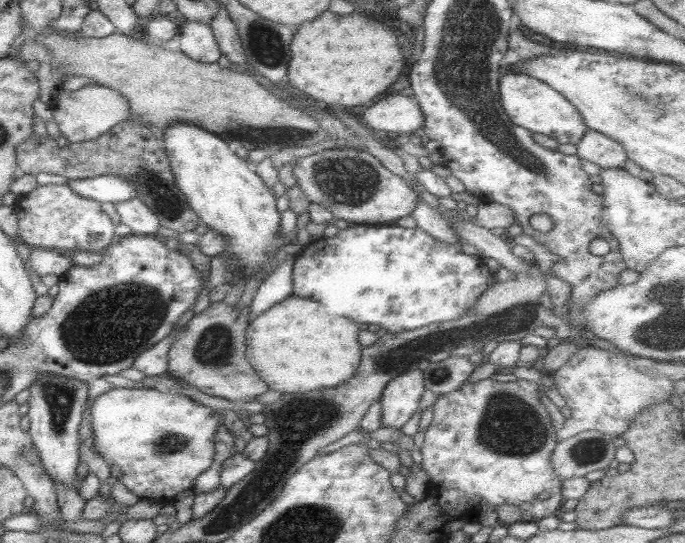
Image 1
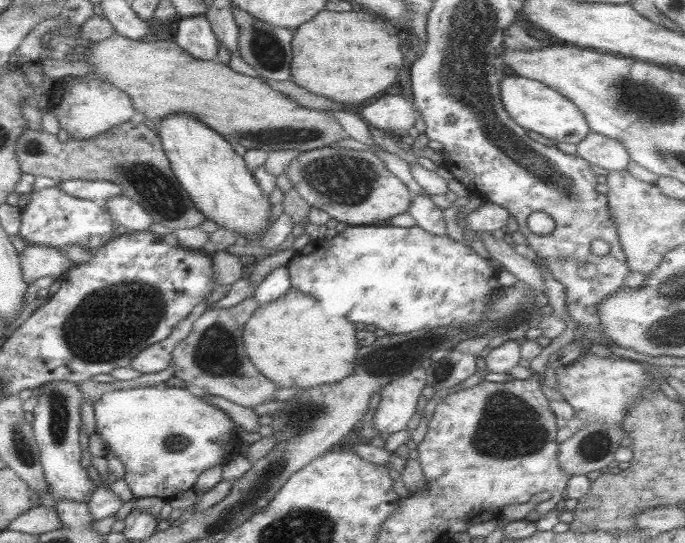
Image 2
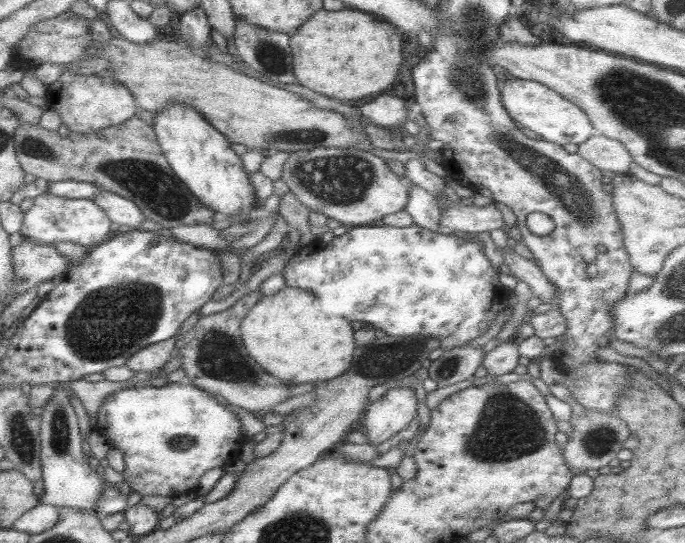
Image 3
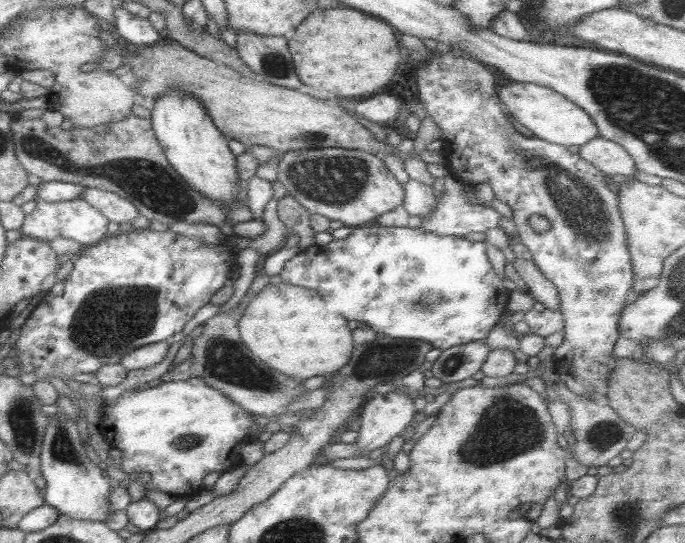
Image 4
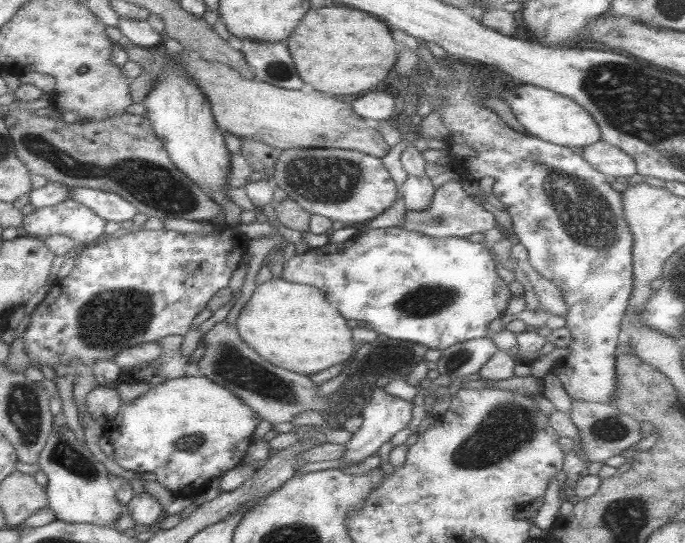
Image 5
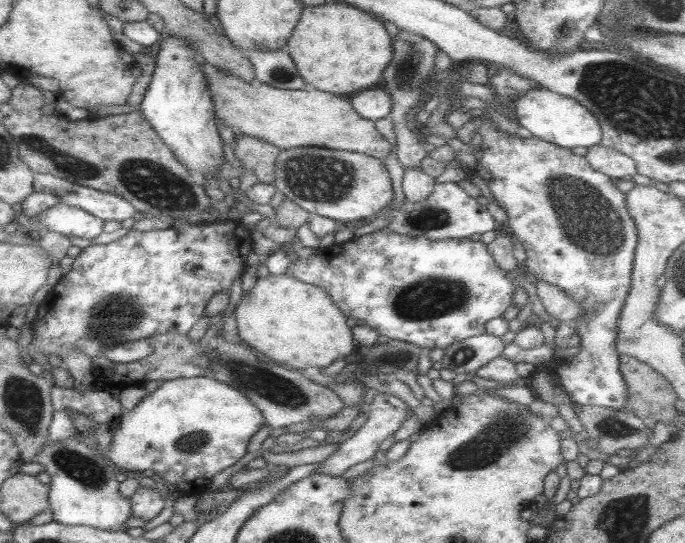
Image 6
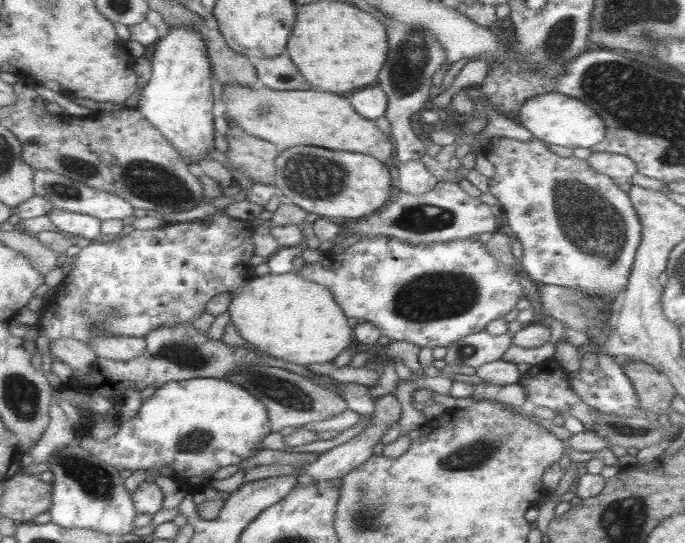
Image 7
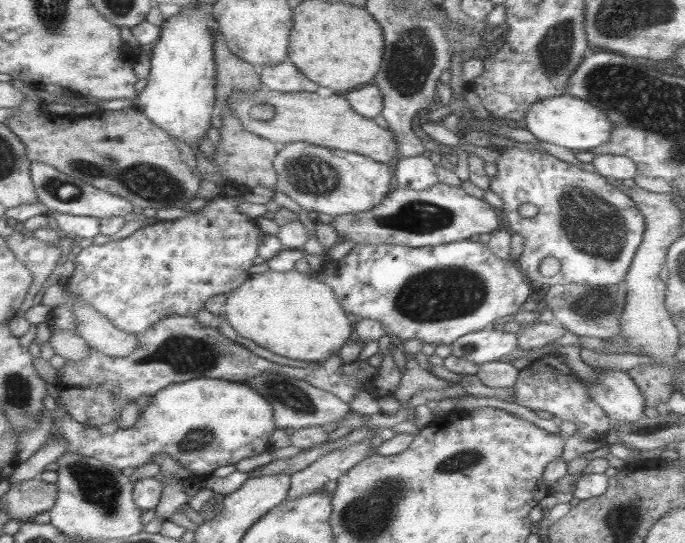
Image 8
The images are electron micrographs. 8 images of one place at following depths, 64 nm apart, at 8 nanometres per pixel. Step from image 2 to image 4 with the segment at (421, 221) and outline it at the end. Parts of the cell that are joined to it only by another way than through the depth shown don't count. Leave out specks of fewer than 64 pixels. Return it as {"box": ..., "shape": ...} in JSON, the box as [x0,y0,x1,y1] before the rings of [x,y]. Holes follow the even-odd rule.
{"box":[402,180,437,221],"shape":[[[411,180],[403,183],[402,206],[414,221],[427,217],[435,209],[437,193],[429,185]]]}

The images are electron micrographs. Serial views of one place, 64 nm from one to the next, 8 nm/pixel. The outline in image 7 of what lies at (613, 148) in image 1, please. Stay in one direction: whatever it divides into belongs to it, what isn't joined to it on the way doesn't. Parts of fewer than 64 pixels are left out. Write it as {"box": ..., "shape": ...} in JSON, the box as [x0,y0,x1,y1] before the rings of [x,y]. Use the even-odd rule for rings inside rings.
{"box":[586,152,636,183],"shape":[[[591,152],[586,161],[594,171],[613,180],[620,180],[622,183],[628,181],[636,173],[634,162],[621,154]]]}

